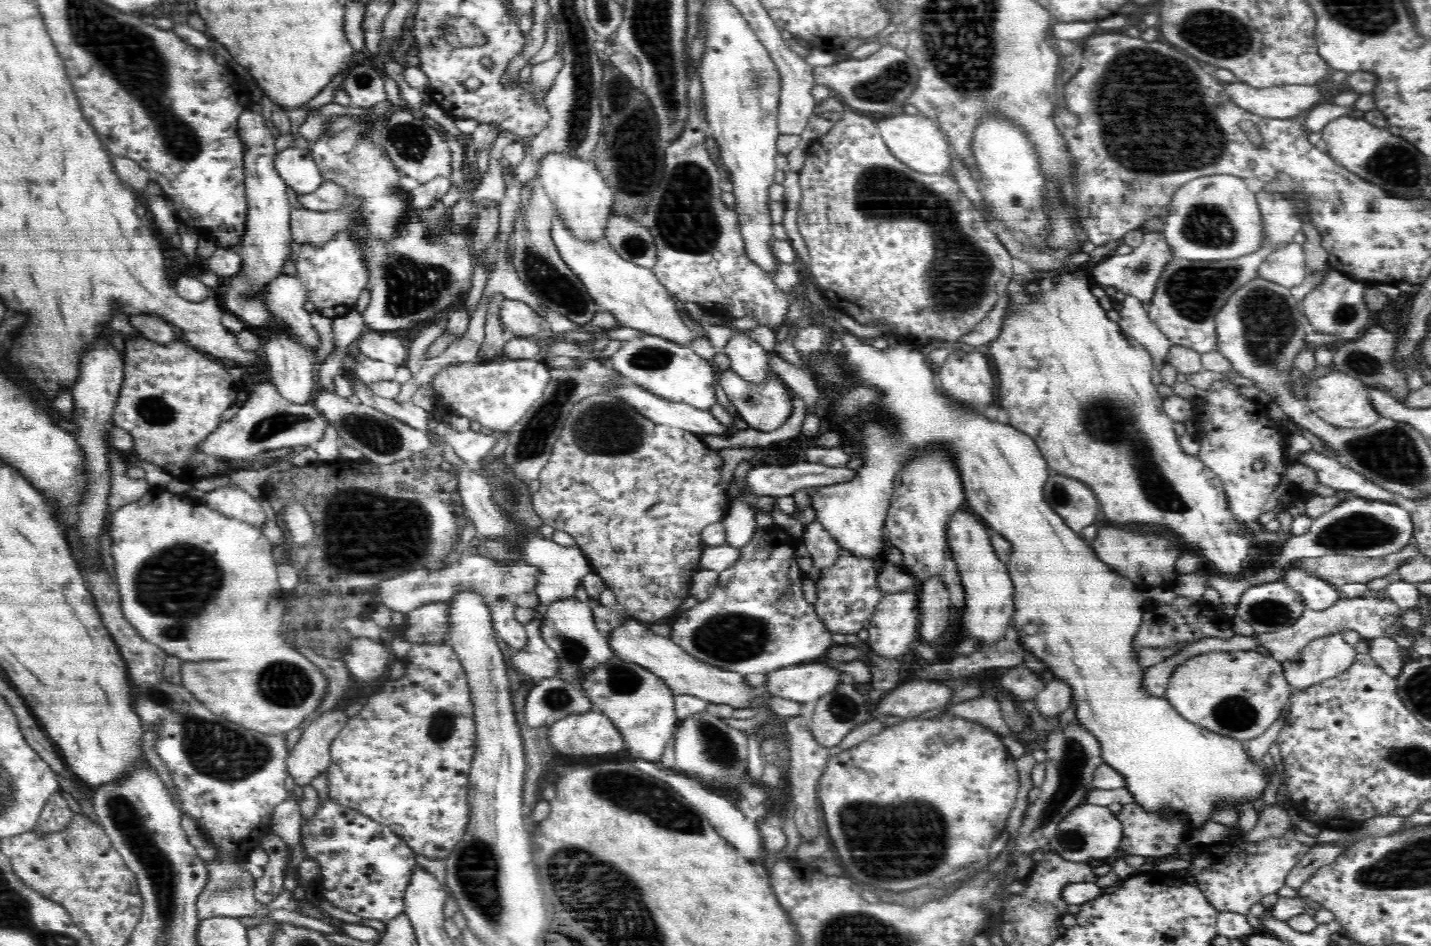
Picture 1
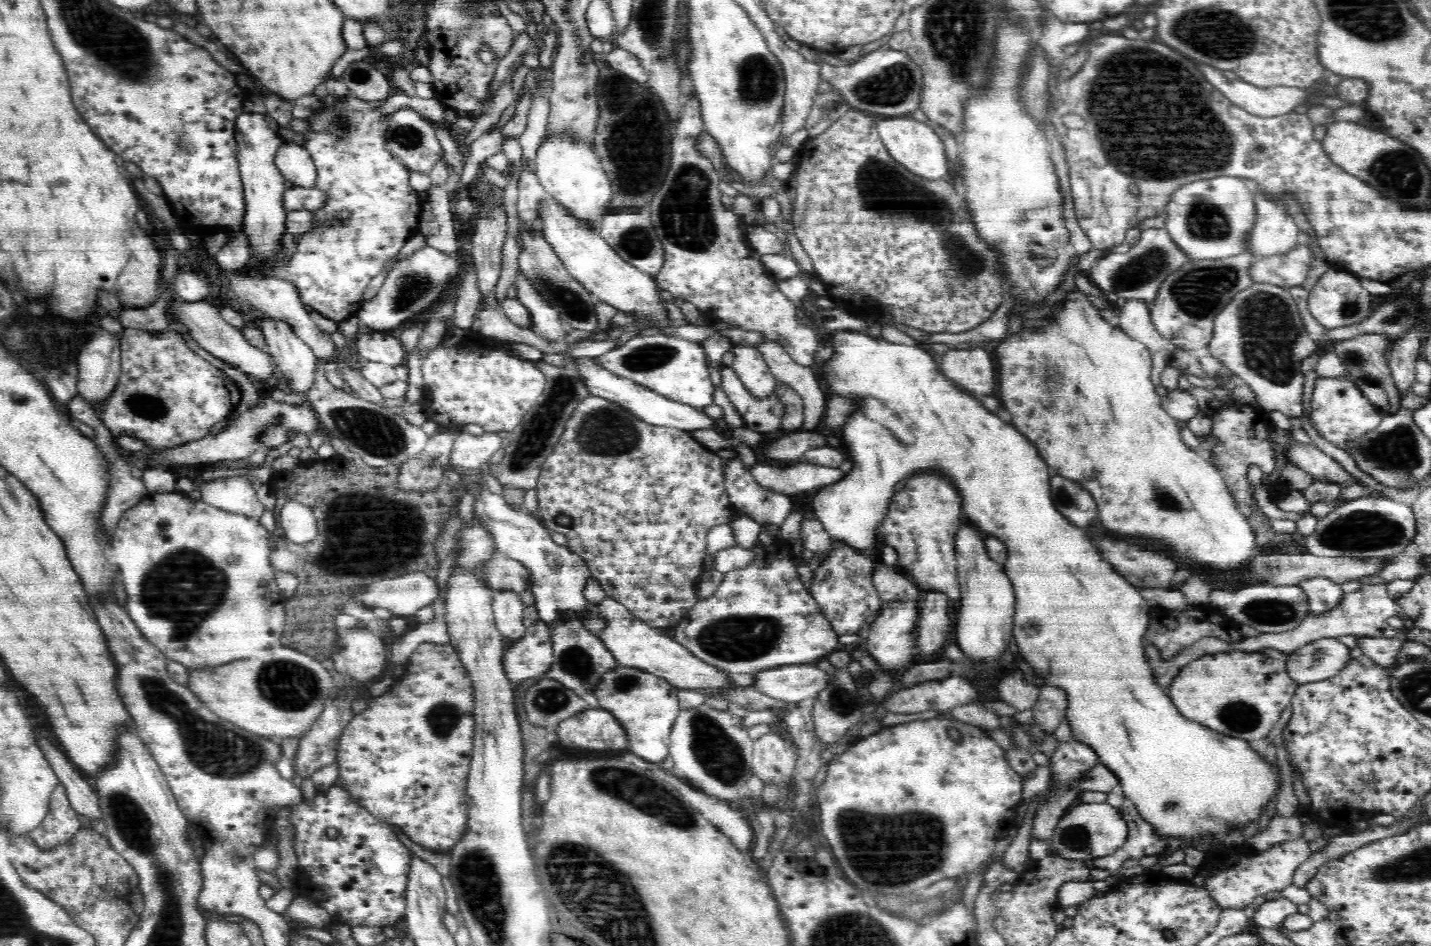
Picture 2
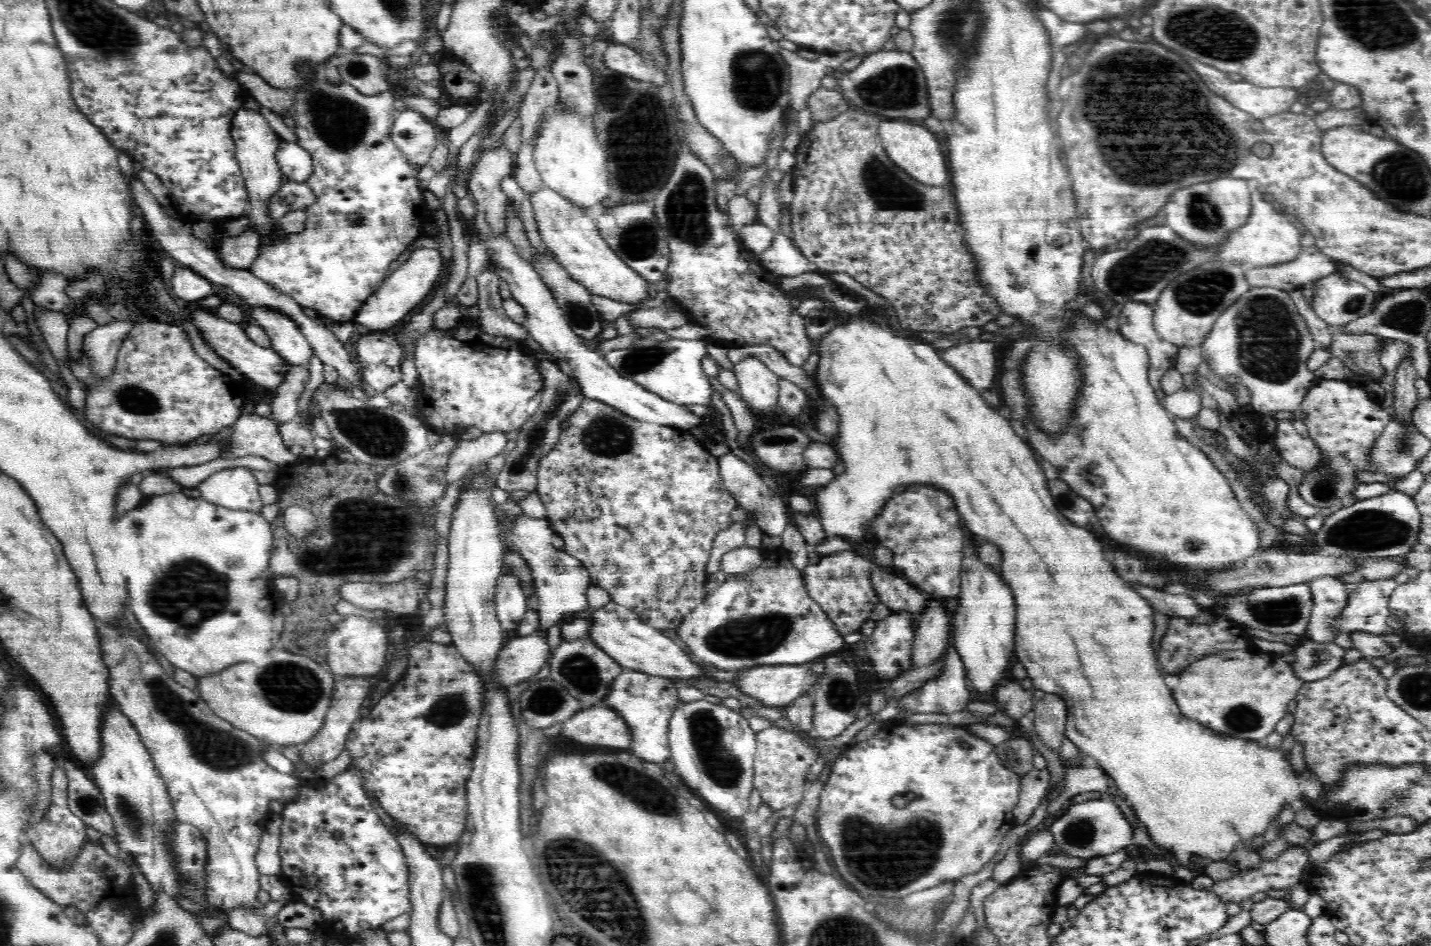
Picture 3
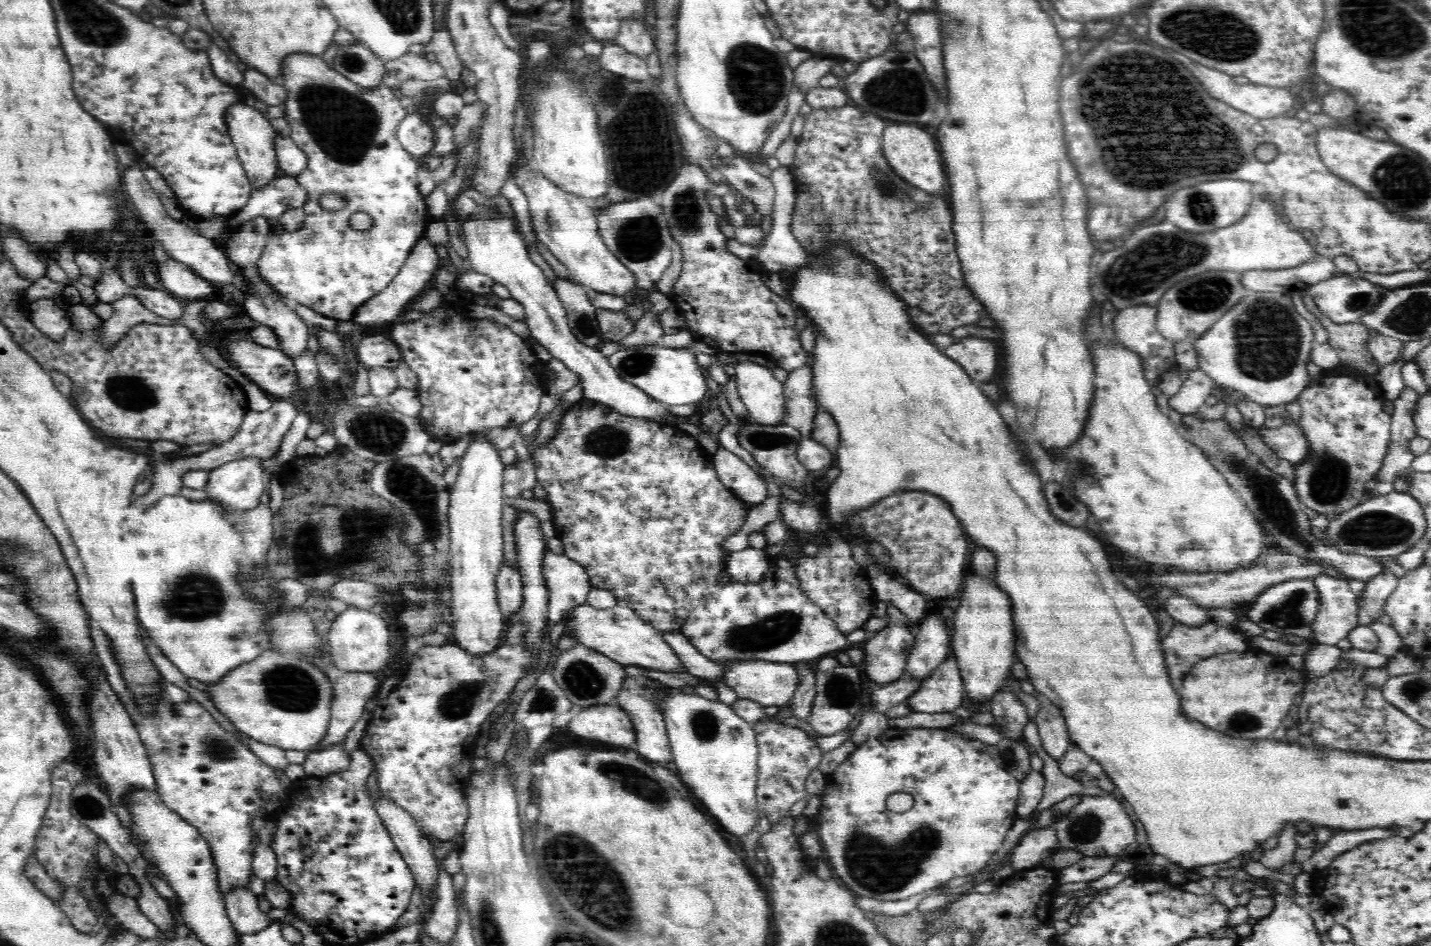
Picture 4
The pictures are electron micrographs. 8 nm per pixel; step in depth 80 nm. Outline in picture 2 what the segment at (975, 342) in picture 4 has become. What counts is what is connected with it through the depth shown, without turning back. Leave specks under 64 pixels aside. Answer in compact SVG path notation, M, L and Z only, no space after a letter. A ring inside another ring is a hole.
M978 345L949 349L937 357L939 368L952 384L956 382L954 385L978 396L992 396L996 388L996 370L991 347Z

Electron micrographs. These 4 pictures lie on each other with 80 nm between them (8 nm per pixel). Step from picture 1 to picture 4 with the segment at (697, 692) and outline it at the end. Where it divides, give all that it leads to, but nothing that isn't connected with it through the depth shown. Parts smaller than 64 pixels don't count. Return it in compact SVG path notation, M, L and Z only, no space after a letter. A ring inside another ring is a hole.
M586 601L565 614L557 632L559 631L569 632L576 643L599 651L624 667L634 666L671 673L688 672L684 664L680 663L680 656L672 651L663 638L662 631L656 630L649 622L642 620L627 606L617 604L612 608L600 610Z

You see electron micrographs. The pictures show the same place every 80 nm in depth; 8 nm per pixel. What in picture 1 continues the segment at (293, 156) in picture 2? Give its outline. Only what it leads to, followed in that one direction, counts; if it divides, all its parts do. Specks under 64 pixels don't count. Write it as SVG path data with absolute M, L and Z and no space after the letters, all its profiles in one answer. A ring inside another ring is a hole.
M290 146L277 153L274 164L285 185L295 191L298 197L314 193L324 183L318 164L307 150Z

